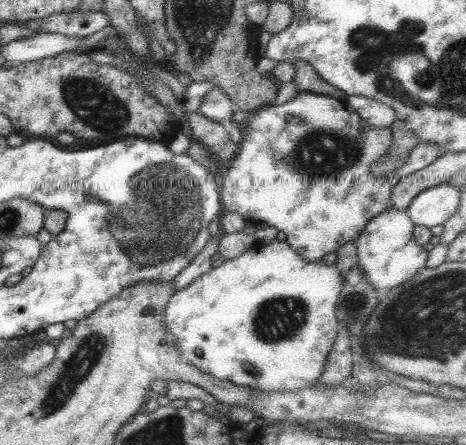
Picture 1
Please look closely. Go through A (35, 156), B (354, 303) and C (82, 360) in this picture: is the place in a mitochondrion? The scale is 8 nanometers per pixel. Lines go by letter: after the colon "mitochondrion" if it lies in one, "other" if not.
A: other
B: mitochondrion
C: mitochondrion

